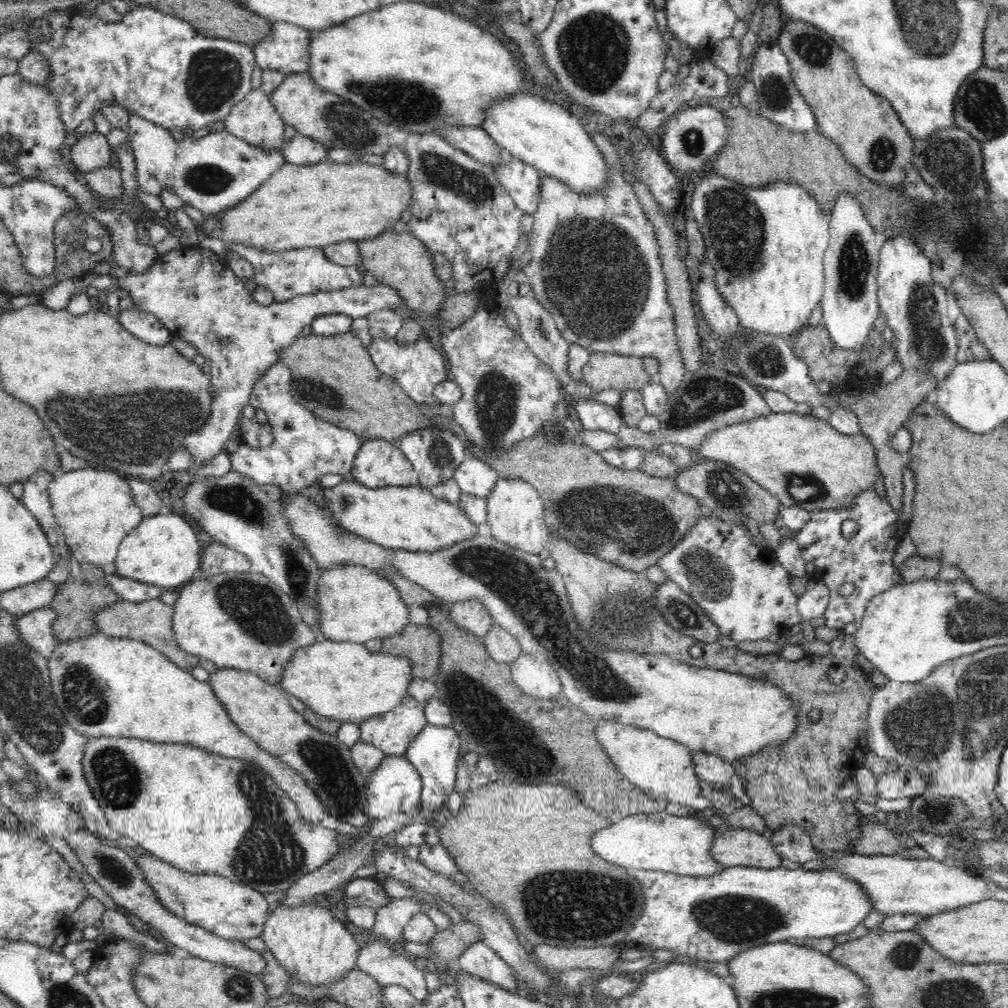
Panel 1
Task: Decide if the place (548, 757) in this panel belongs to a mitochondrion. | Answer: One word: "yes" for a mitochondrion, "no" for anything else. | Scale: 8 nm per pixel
no

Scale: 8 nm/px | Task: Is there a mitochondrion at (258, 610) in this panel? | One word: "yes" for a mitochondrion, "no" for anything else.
yes

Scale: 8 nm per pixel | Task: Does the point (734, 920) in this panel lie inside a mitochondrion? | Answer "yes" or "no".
yes

